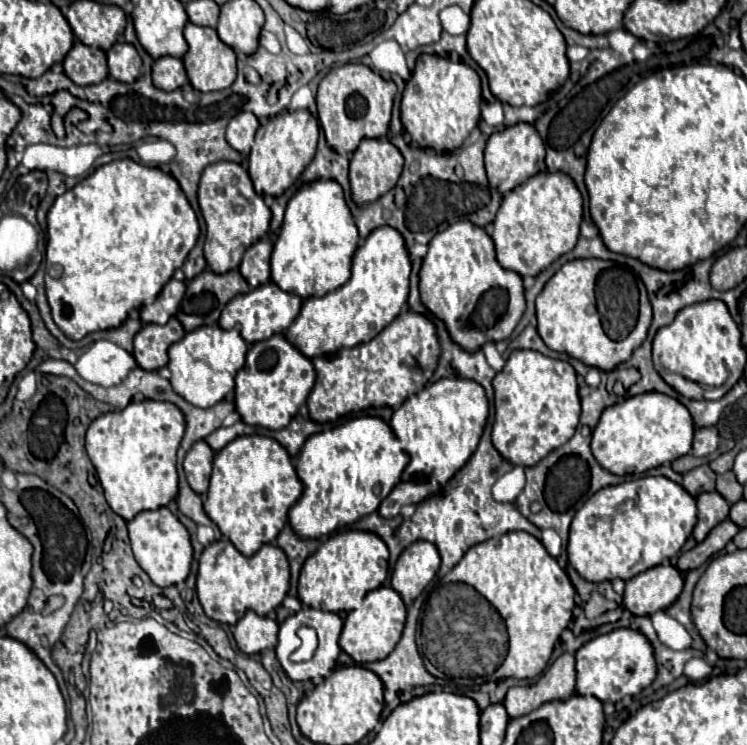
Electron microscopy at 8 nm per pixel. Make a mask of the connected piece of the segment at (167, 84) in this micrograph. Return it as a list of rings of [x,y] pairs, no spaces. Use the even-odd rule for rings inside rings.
[[[157,58],[153,64],[153,84],[161,90],[177,90],[183,84],[187,84],[187,74],[181,58]]]

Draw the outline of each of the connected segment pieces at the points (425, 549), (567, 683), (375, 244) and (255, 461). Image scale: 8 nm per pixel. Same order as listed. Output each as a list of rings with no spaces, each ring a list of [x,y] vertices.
[[[417,540],[401,552],[401,558],[397,560],[391,576],[391,586],[409,604],[433,580],[439,570],[439,564],[441,558],[435,544],[427,540]]]
[[[563,652],[557,660],[549,664],[543,676],[529,686],[509,688],[503,704],[511,718],[533,712],[543,702],[565,700],[575,694],[575,658]]]
[[[391,226],[375,228],[357,248],[351,272],[351,278],[343,286],[325,296],[307,298],[305,306],[301,306],[301,314],[293,320],[293,326],[289,326],[285,336],[307,358],[367,342],[399,316],[409,298],[411,274],[411,258],[407,254],[405,238]]]
[[[259,434],[239,436],[215,454],[205,512],[219,526],[221,534],[229,538],[241,554],[249,556],[277,538],[301,490],[303,486],[295,474],[291,456],[277,440]]]

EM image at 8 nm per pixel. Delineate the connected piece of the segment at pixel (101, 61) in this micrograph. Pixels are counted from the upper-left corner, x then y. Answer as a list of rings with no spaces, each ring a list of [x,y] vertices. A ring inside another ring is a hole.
[[[75,42],[69,54],[63,60],[65,74],[79,86],[99,84],[109,76],[107,70],[107,56],[105,50],[87,46],[83,42]]]

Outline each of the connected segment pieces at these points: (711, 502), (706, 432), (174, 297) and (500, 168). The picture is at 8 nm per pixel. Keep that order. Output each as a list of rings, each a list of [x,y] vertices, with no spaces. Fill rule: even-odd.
[[[705,492],[699,494],[695,500],[697,500],[698,521],[692,535],[699,543],[708,536],[713,527],[729,516],[731,506],[719,492]]]
[[[697,428],[693,438],[693,456],[713,454],[719,446],[719,432],[715,428]]]
[[[171,278],[163,286],[161,294],[151,304],[141,308],[141,320],[143,322],[157,322],[157,324],[167,322],[177,312],[177,306],[181,304],[183,294],[185,294],[185,284]]]
[[[519,122],[515,126],[505,128],[499,134],[489,136],[485,146],[485,170],[491,186],[495,186],[501,194],[513,190],[513,186],[525,182],[525,178],[541,172],[543,168],[545,168],[545,144],[533,124]]]

